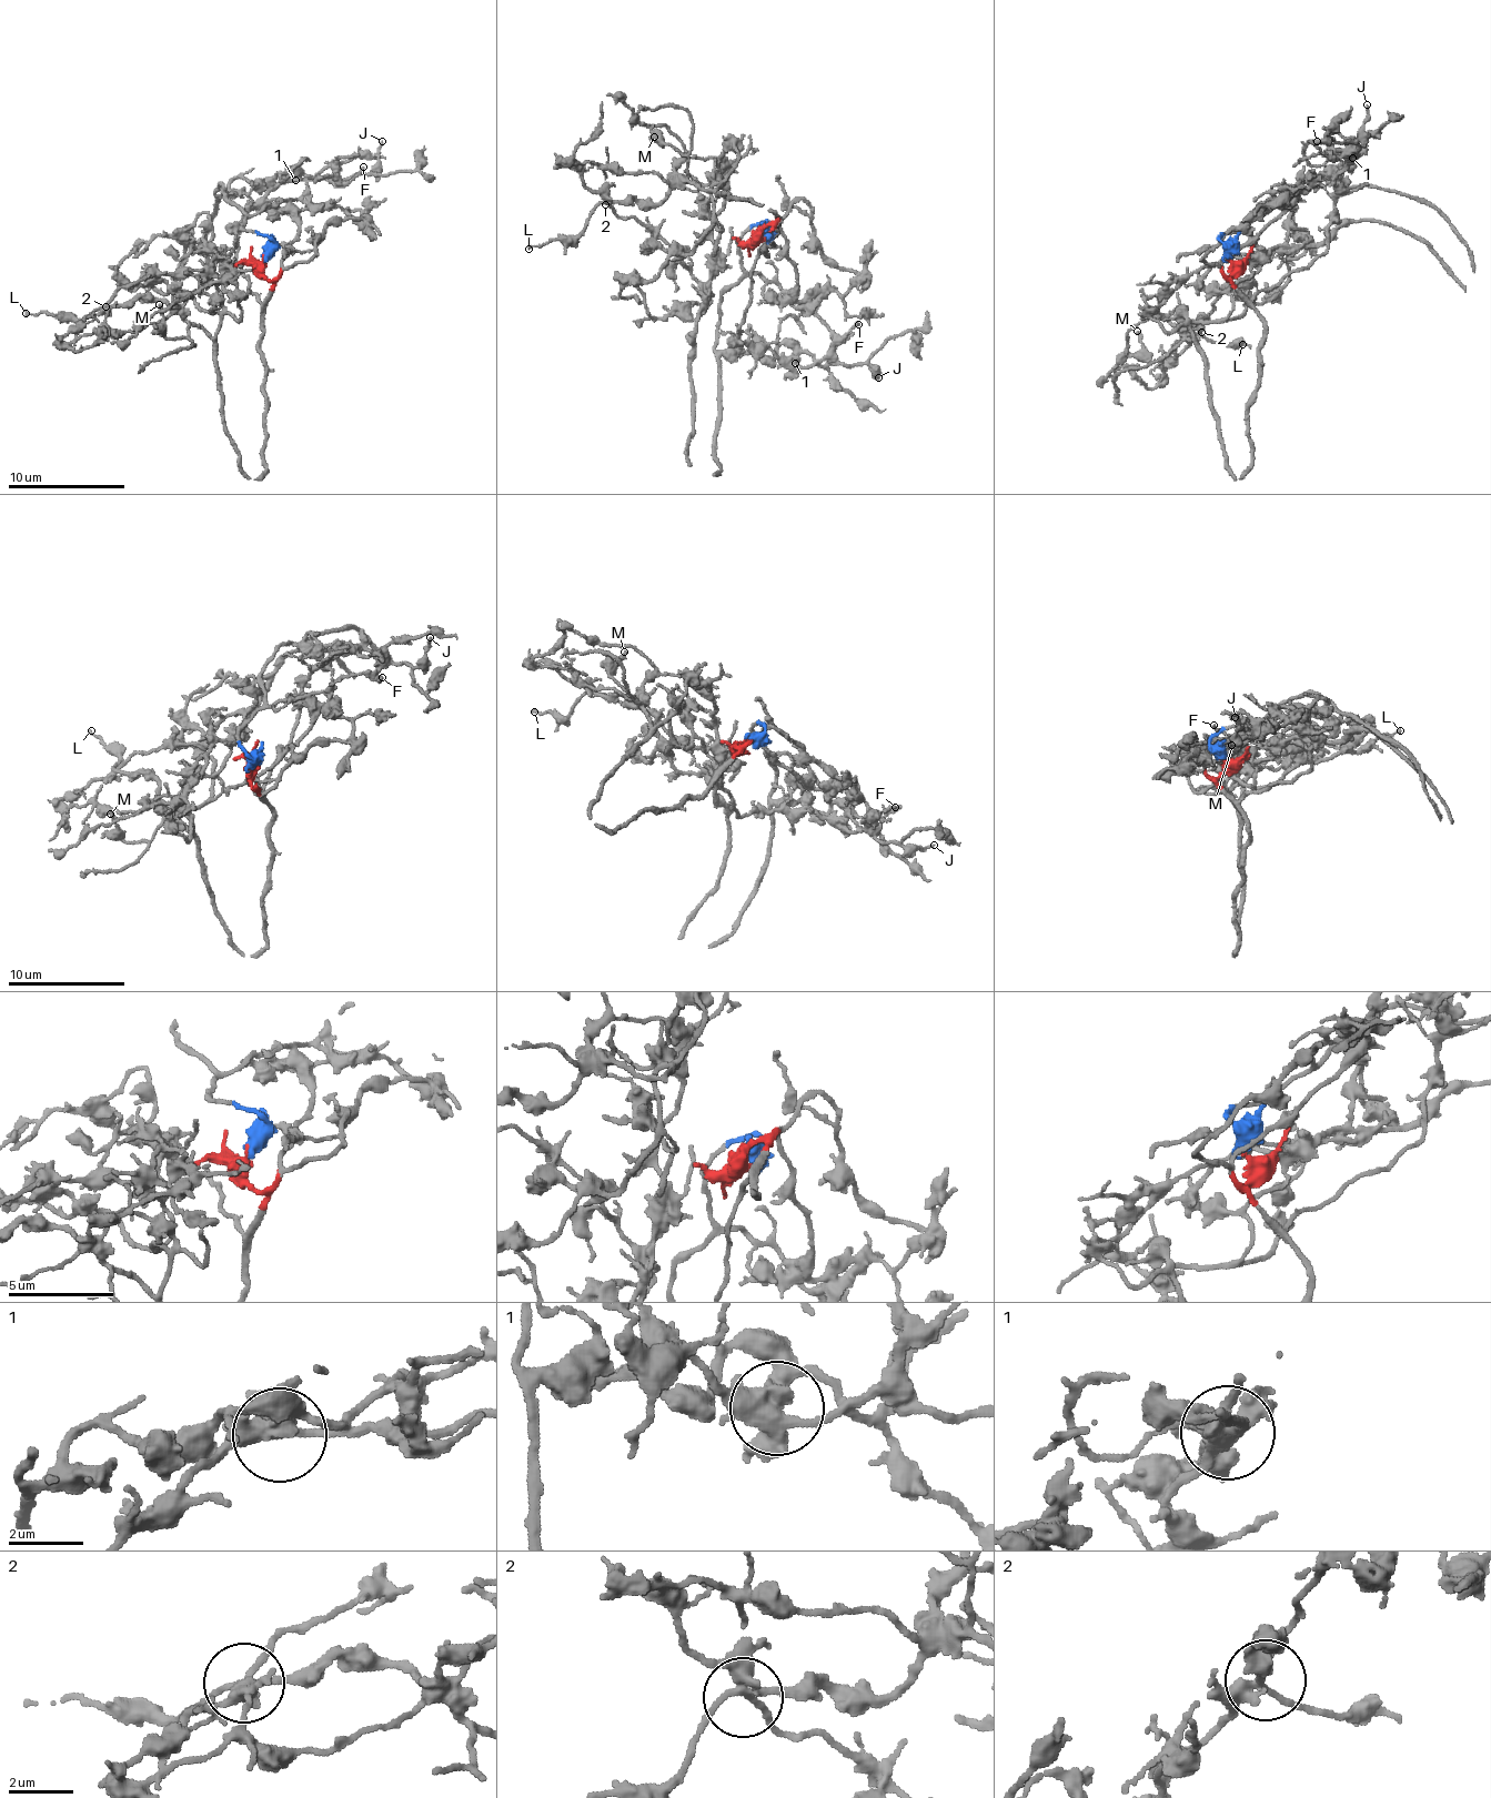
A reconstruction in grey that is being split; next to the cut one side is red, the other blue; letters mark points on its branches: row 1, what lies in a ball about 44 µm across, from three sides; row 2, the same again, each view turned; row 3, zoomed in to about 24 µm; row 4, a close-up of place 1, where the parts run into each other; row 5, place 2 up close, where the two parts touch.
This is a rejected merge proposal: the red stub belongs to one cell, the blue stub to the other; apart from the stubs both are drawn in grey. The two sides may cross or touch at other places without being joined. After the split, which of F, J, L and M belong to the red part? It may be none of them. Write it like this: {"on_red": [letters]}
{"on_red": ["F", "L", "M"]}

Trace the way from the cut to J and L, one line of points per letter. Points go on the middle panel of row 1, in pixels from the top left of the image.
J: (762, 228), (739, 240), (715, 349), (802, 346), (877, 377)
L: (762, 228), (767, 255), (768, 208), (678, 183), (530, 250)

